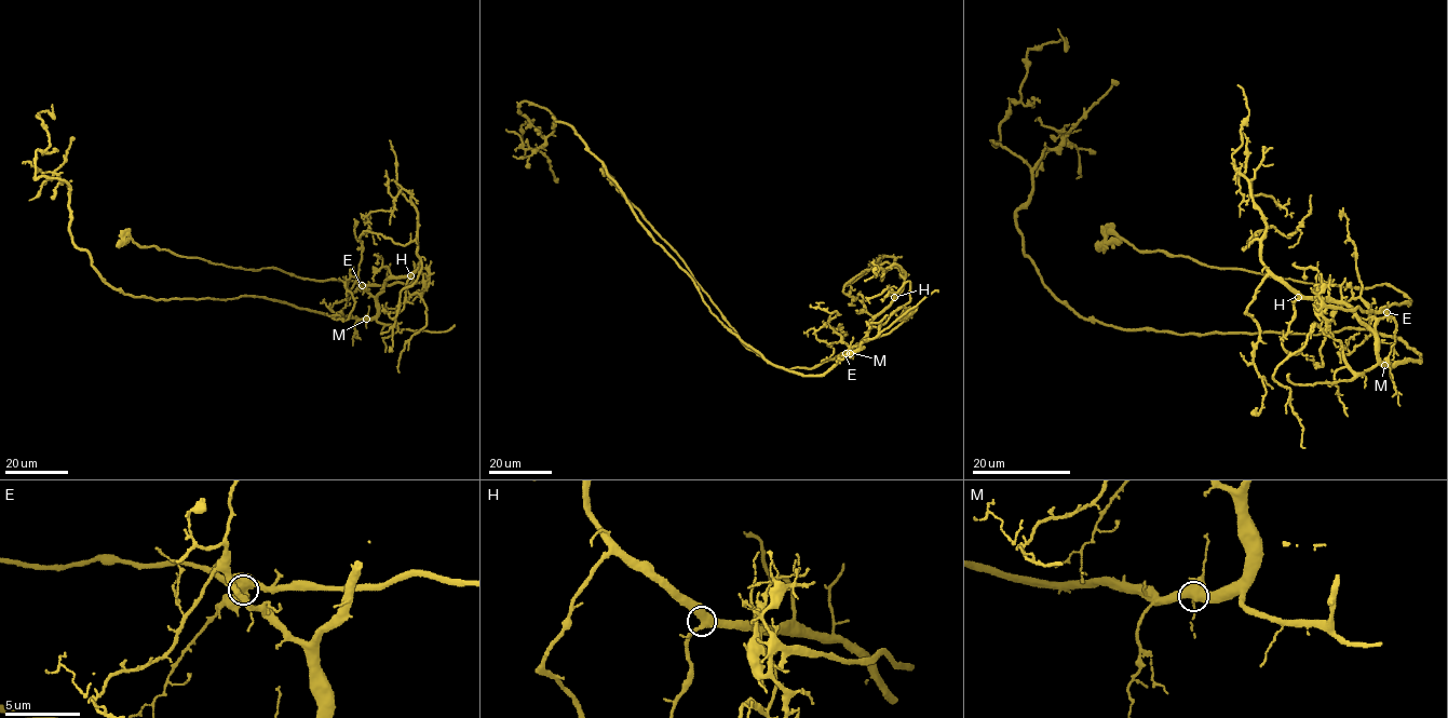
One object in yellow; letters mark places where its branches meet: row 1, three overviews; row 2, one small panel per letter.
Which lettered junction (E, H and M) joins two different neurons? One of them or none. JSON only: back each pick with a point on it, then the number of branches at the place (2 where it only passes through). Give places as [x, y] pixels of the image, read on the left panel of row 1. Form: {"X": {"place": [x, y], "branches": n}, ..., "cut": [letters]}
{"E": {"place": [362, 285], "branches": 4}, "cut": ["E"]}

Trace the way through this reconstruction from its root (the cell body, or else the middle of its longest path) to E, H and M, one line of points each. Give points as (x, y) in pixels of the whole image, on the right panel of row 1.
E: (1361, 328), (1399, 338), (1419, 360), (1384, 365), (1378, 357), (1375, 324), (1386, 312)
H: (1361, 328), (1399, 338), (1419, 360), (1384, 365), (1376, 354), (1376, 335), (1349, 308), (1298, 297)
M: (1361, 328), (1399, 338), (1419, 356), (1419, 360), (1384, 365)

